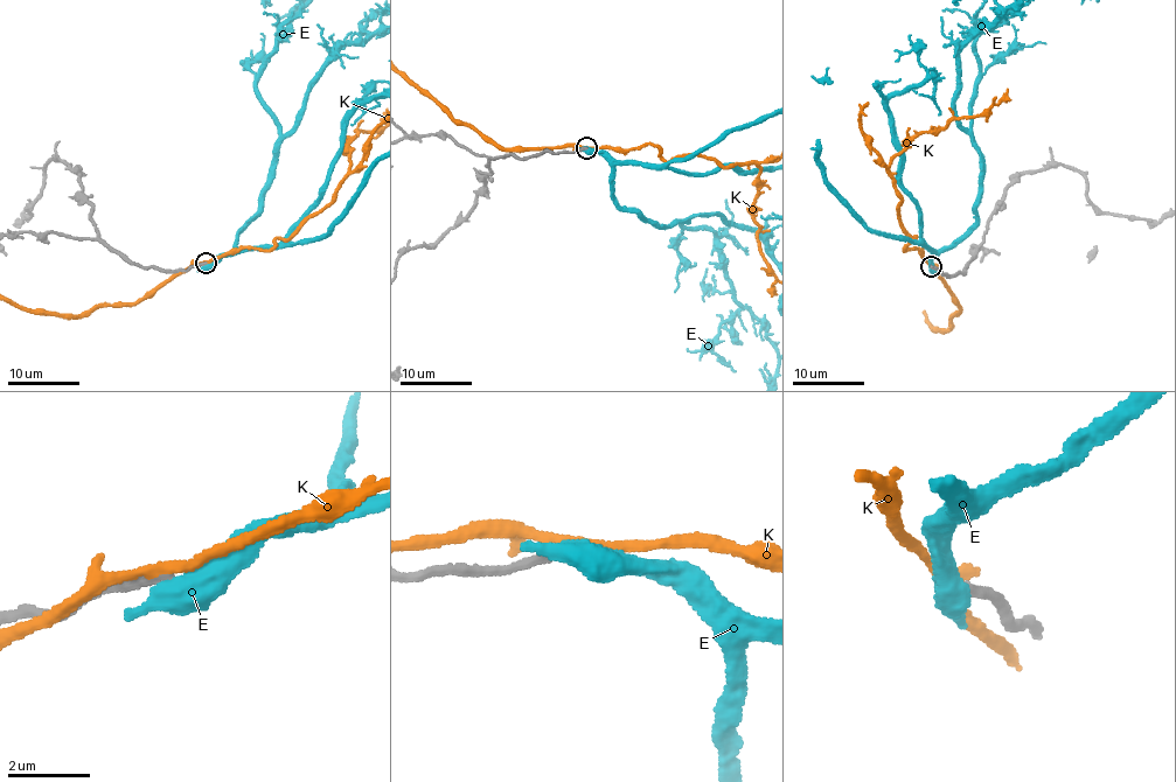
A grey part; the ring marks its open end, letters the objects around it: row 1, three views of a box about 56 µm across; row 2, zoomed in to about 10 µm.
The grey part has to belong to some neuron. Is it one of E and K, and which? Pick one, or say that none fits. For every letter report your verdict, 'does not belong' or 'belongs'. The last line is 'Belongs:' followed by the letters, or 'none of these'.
E: does not belong
K: does not belong
Belongs: none of these

